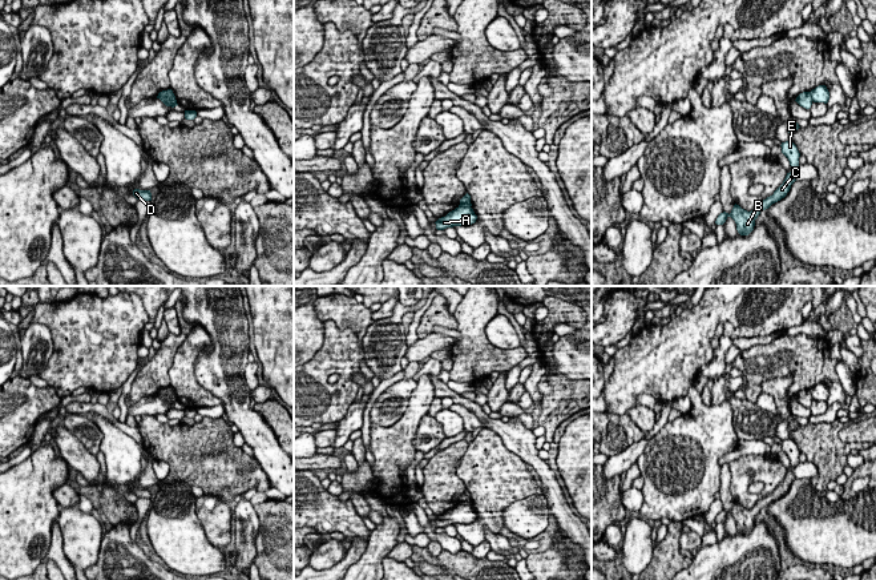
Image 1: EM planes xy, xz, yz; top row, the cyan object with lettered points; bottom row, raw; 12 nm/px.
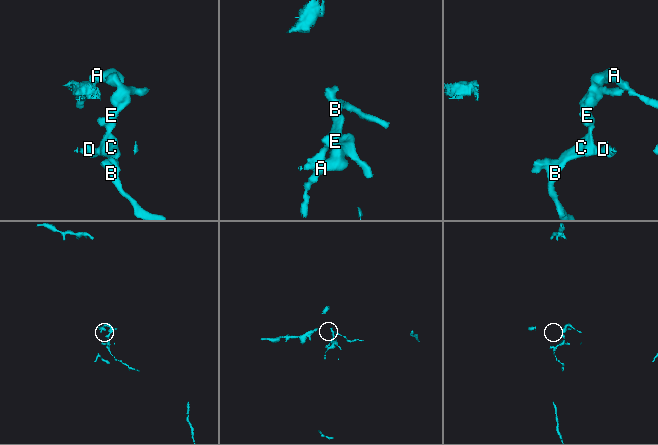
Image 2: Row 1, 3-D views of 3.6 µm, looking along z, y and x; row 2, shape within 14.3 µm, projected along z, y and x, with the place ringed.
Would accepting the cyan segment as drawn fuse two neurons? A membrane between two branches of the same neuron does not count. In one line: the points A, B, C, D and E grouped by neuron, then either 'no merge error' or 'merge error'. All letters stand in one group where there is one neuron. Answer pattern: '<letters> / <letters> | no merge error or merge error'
A / B C D E | merge error

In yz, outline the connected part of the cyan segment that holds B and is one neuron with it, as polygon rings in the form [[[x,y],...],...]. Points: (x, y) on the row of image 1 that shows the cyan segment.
[[[787,173],[783,184],[774,192],[772,196],[767,197],[766,200],[760,201],[754,210],[747,212],[742,209],[739,205],[734,205],[731,213],[720,213],[715,221],[716,225],[723,225],[728,217],[731,217],[736,223],[736,230],[740,235],[748,235],[755,226],[755,219],[760,214],[762,210],[768,209],[772,204],[780,201],[787,196],[791,189],[791,185],[795,182],[795,177],[792,173]]]

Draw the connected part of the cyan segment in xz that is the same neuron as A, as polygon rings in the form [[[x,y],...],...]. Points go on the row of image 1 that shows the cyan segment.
[[[459,206],[455,210],[449,212],[445,217],[439,218],[435,223],[437,230],[444,230],[453,226],[469,226],[475,223],[476,219],[477,216],[472,208]]]

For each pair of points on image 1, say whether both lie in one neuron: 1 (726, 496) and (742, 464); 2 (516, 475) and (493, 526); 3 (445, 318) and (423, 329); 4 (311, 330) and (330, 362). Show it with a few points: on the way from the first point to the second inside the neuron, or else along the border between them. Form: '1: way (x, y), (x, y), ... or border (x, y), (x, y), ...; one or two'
1: border (727, 463), (730, 494), (734, 502); two
2: way (504, 487), (493, 498), (493, 514); one
3: way (440, 318), (434, 318), (428, 323); one
4: border (323, 322), (323, 345), (307, 362); two

